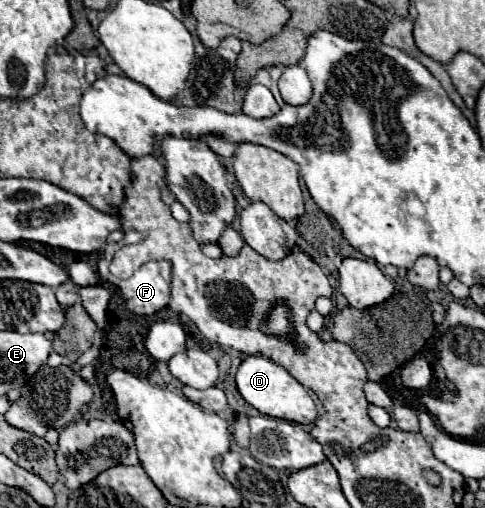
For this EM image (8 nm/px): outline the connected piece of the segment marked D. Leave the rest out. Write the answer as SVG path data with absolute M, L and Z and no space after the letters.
M248 356L242 360L238 372L236 372L236 388L242 394L242 398L254 406L258 412L272 416L272 418L282 418L282 420L292 420L298 424L310 424L316 420L316 406L314 400L308 396L306 388L280 364L264 358L264 356Z

